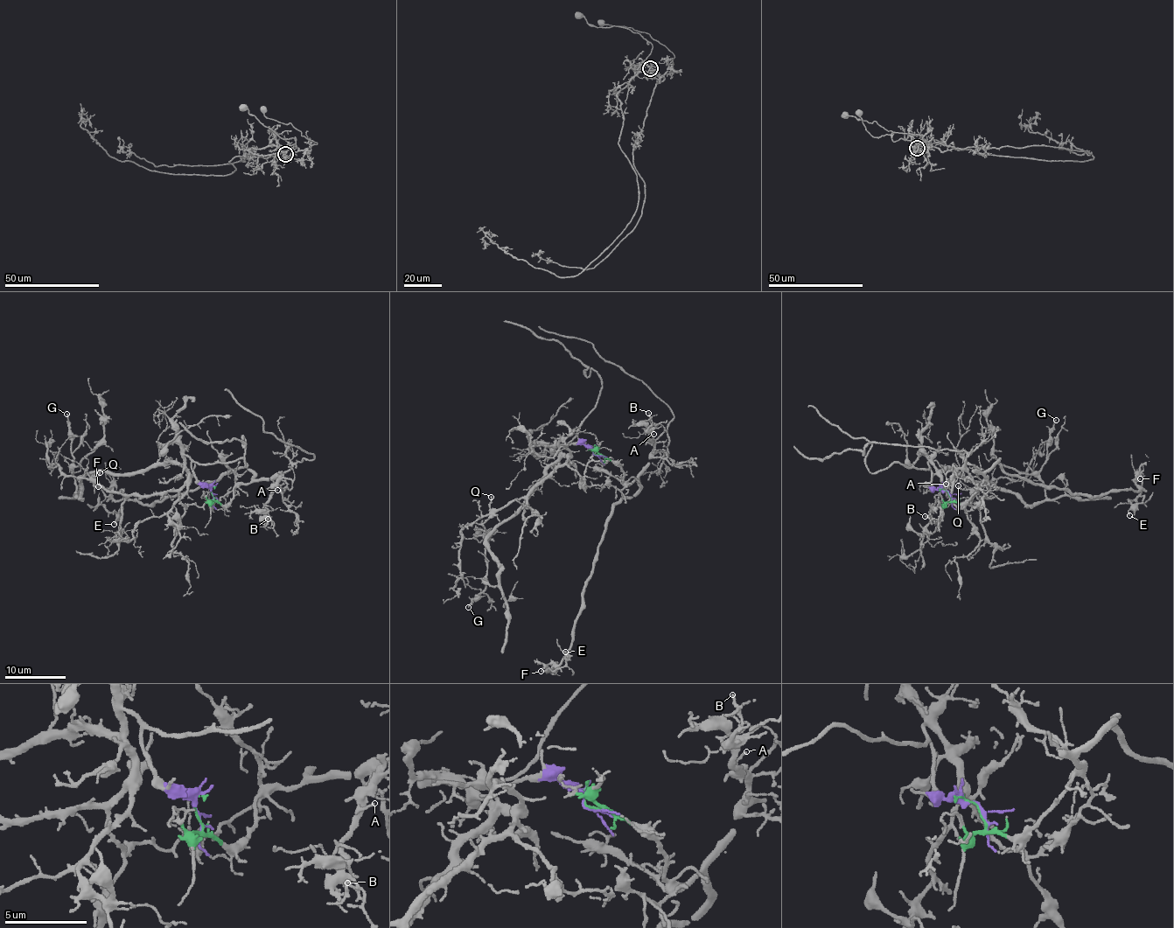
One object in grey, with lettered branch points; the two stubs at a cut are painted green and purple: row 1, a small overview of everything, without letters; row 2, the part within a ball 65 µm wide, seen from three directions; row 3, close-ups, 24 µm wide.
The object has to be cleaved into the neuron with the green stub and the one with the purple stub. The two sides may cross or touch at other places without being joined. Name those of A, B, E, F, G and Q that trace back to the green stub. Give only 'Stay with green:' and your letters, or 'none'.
Stay with green: A, B, E, F

